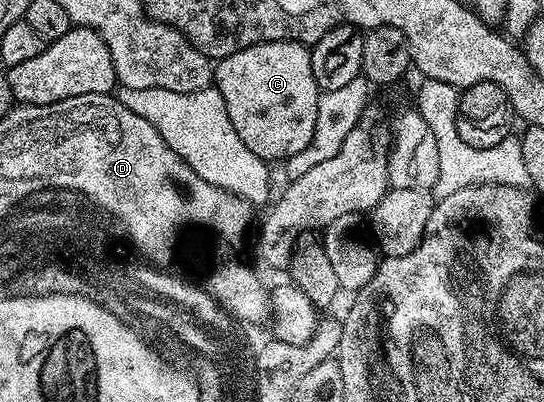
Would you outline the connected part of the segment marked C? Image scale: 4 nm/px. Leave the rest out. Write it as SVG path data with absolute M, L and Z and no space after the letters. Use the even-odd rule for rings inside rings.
M258 42L233 56L218 59L213 66L213 86L221 92L229 120L237 128L237 136L245 140L245 148L264 162L274 164L282 158L295 158L315 138L315 129L321 126L319 97L321 91L313 76L310 49L301 42Z

